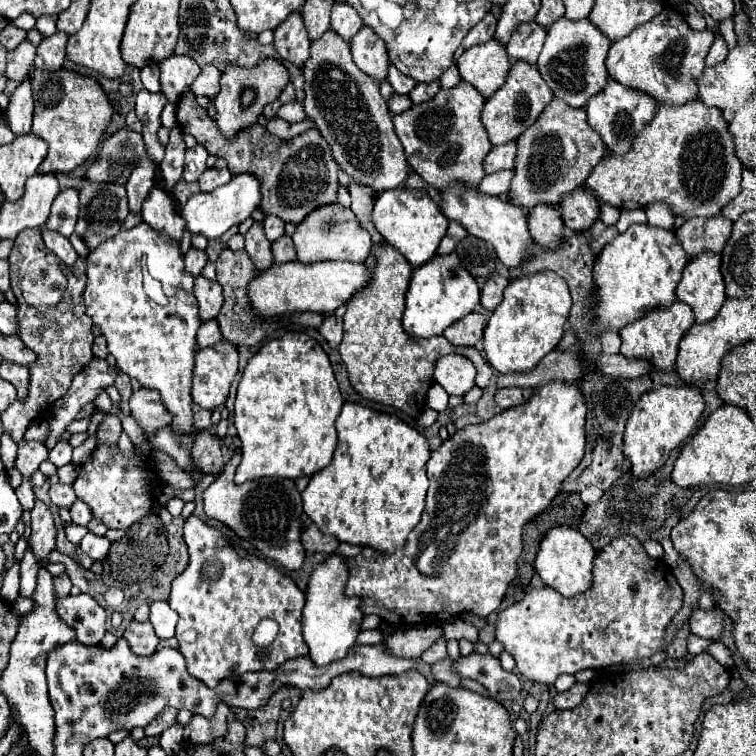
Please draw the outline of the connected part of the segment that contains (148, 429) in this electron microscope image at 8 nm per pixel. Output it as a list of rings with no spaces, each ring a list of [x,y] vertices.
[[[141,388],[131,394],[129,398],[131,416],[137,420],[137,424],[143,428],[145,438],[153,438],[157,430],[169,426],[169,412],[165,412],[165,406],[161,404],[161,396],[157,390]]]

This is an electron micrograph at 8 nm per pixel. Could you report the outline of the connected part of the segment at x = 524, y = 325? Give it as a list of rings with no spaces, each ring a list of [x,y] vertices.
[[[551,270],[531,276],[519,276],[509,282],[503,300],[491,314],[485,334],[483,350],[489,364],[497,372],[527,372],[545,354],[549,354],[565,334],[565,322],[571,310],[571,296],[563,278]]]

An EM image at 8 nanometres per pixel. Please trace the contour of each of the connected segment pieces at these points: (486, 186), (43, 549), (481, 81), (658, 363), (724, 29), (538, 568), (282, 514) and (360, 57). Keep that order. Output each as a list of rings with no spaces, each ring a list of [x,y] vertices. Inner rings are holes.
[[[499,170],[499,172],[493,172],[493,174],[487,174],[481,184],[479,184],[479,190],[485,192],[485,194],[491,194],[491,196],[499,196],[499,194],[505,194],[509,192],[511,188],[511,180],[515,176],[515,170]]]
[[[37,500],[35,508],[31,510],[31,548],[39,562],[45,562],[49,552],[55,548],[55,536],[57,530],[51,512],[47,504]]]
[[[489,40],[465,50],[457,60],[457,66],[461,78],[481,90],[485,98],[489,98],[505,82],[511,62],[501,42]]]
[[[675,300],[669,308],[659,308],[659,310],[647,312],[639,320],[627,324],[621,330],[621,340],[623,340],[621,354],[627,358],[647,358],[653,362],[653,366],[657,370],[671,370],[675,366],[679,340],[693,324],[695,324],[693,310],[685,302]]]
[[[729,16],[729,18],[725,18],[721,24],[719,24],[719,28],[721,28],[721,34],[723,34],[723,38],[727,40],[727,46],[729,48],[733,48],[735,46],[735,24],[733,24],[733,16]]]
[[[555,526],[543,536],[533,566],[535,566],[535,572],[541,576],[541,580],[547,586],[551,586],[551,588],[559,590],[563,596],[571,598],[577,592],[583,592],[591,586],[593,560],[595,560],[595,550],[591,546],[591,542],[579,530],[569,528],[569,526]]]
[[[237,452],[217,476],[217,480],[205,490],[205,514],[215,518],[237,532],[243,540],[251,542],[265,558],[281,564],[287,570],[299,570],[305,560],[305,548],[301,544],[301,516],[303,500],[301,492],[291,478],[261,478],[245,484],[235,484],[233,476],[241,462]]]
[[[363,26],[351,40],[351,54],[359,70],[369,74],[375,82],[387,78],[389,58],[385,42],[373,32],[373,28]]]

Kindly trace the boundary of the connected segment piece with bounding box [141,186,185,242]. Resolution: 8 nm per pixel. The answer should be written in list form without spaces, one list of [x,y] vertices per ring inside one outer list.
[[[151,188],[141,206],[143,222],[161,230],[165,236],[173,236],[173,240],[181,240],[185,230],[185,220],[175,210],[175,202],[169,192],[163,188]]]

